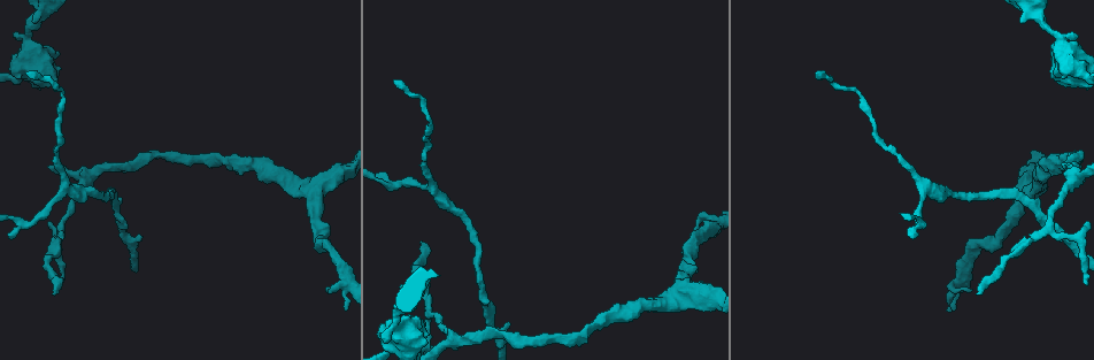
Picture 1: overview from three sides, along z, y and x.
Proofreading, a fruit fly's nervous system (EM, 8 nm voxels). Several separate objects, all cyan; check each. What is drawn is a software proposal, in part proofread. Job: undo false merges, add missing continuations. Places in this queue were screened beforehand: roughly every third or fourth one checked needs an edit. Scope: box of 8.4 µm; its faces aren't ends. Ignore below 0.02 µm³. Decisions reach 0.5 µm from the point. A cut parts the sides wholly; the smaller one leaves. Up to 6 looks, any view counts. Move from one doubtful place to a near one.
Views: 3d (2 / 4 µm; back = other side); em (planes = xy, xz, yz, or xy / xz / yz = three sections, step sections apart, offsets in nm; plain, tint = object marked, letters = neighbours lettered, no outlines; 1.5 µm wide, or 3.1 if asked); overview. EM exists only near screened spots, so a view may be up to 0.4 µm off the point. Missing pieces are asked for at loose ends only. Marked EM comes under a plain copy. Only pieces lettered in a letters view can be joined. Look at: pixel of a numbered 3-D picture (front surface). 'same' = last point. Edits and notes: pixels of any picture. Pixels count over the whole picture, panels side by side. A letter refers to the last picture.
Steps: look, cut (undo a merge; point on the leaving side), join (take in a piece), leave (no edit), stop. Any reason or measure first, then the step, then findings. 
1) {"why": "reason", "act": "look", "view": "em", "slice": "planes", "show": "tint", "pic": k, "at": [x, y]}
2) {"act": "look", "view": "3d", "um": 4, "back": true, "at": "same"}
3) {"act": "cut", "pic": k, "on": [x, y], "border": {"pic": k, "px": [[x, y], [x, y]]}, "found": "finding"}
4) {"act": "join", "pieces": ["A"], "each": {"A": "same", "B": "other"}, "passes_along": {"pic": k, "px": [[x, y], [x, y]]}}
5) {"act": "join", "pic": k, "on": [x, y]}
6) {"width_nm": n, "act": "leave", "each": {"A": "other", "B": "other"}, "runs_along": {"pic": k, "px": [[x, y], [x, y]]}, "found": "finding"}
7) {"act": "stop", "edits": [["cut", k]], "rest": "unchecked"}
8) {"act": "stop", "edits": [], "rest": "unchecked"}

{"why": "free end", "act": "look", "view": "3d", "um": 4, "pic": 1, "at": [329, 290]}

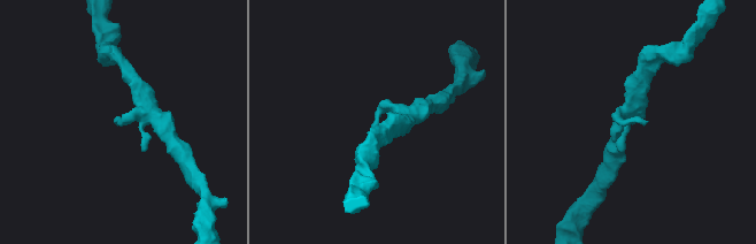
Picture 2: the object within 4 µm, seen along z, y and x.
{"act": "look", "view": "em", "slice": "yz", "step": 4, "show": "letters", "pic": 2, "at": [120, 121]}

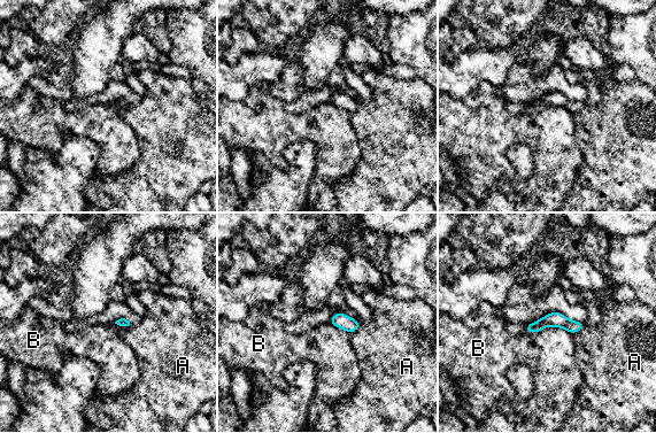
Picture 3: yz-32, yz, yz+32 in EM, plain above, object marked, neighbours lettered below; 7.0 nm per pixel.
{"act": "leave", "each": {"A": "other", "B": "other"}, "runs_along": {"pic": 3, "px": [[579, 325], [543, 322], [529, 330]]}, "found": "no lettered piece goes on from it"}

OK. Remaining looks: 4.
{"why": "three-way junction", "act": "look", "view": "em", "slice": "planes", "show": "letters", "pic": 1, "at": [26, 46]}

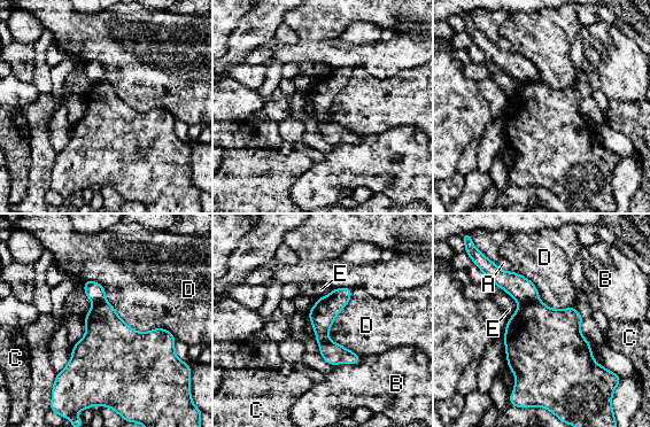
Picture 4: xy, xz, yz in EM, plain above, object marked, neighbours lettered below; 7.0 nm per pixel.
{"act": "cut", "pic": 4, "on": [520, 288], "each": {"A": "other", "B": "other", "C": "other", "D": "other", "E": "other"}, "border": {"pic": 4, "px": [[538, 300], [520, 304]]}, "found": "a second neuron is stuck on"}

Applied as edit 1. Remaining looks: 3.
{"act": "stop", "edits": [["cut", 4]], "rest": "unchecked"}

